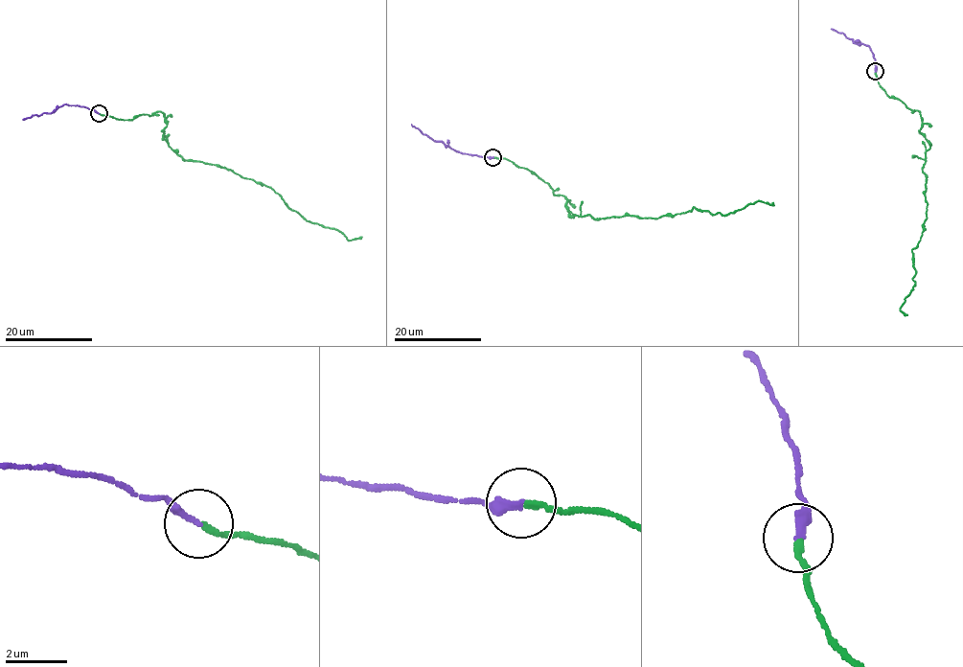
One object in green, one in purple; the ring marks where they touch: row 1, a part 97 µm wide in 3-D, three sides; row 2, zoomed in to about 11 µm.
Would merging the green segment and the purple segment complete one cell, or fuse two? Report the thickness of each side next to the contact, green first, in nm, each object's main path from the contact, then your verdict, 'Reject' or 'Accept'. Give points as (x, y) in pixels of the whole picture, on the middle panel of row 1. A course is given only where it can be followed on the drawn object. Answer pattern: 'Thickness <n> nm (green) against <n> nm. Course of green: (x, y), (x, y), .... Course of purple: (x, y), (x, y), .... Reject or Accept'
Thickness 180 nm (green) against 240 nm. Course of green: (493, 157), (542, 179), (569, 201), (573, 217), (653, 218), (694, 207), (729, 214), (760, 200), (774, 204). Course of purple: (493, 157), (455, 151), (441, 141), (433, 141), (411, 125). Accept

